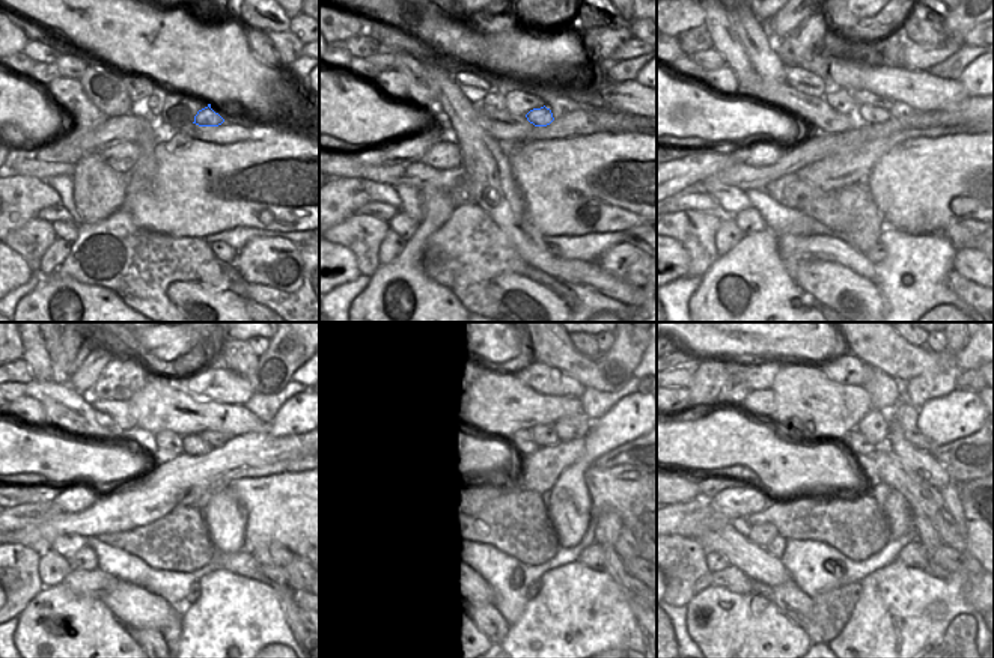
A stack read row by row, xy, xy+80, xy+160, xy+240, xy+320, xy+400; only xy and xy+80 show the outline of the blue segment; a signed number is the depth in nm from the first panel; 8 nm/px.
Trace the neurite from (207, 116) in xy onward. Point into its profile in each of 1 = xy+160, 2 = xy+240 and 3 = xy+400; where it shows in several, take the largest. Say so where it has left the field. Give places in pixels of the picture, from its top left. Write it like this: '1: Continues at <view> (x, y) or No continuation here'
1: Continues at xy+160 (869, 115)
2: Continues at xy+240 (193, 444)
3: Continues at xy+400 (875, 417)

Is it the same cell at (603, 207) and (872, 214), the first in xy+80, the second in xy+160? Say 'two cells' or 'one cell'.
two cells

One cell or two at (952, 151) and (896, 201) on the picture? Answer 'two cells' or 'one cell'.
one cell

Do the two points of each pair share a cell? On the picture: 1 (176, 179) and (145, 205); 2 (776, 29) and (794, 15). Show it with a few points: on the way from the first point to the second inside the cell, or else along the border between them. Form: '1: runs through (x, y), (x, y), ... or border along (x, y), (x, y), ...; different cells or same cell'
1: runs through (169, 187), (152, 204); same cell
2: runs through (780, 24), (789, 15); same cell

